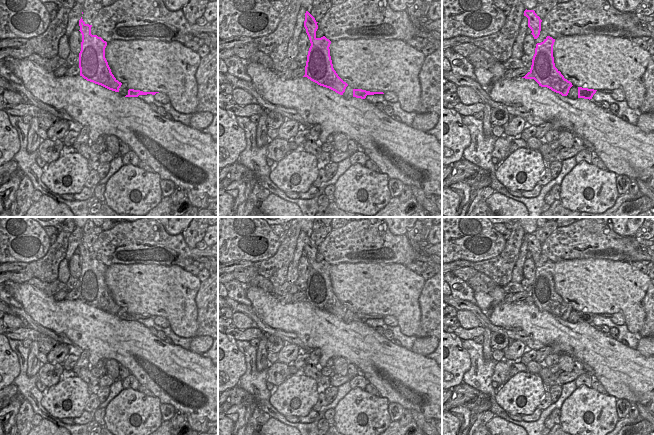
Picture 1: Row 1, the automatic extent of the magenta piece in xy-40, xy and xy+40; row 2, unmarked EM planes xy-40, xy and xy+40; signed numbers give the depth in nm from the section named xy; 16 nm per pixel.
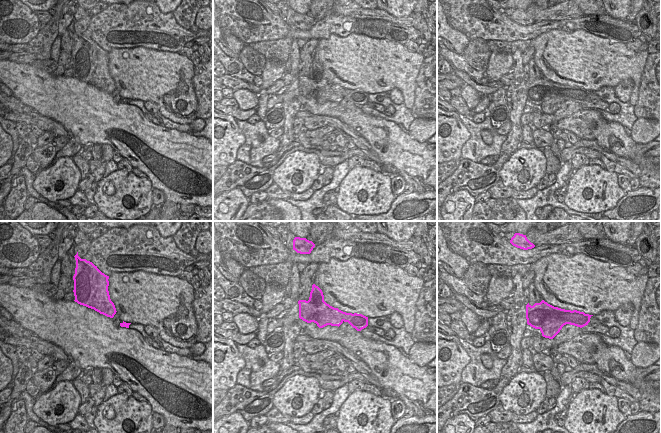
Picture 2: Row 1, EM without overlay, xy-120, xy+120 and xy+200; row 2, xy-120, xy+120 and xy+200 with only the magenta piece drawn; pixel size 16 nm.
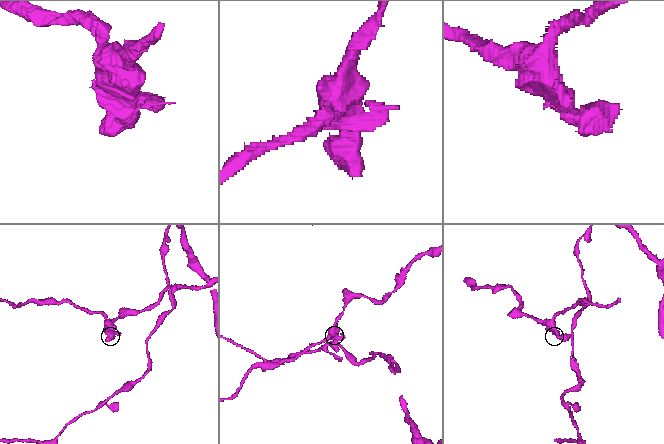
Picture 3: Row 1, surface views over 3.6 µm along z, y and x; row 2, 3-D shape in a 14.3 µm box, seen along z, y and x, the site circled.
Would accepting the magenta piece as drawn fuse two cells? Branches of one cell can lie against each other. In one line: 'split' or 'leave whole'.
split

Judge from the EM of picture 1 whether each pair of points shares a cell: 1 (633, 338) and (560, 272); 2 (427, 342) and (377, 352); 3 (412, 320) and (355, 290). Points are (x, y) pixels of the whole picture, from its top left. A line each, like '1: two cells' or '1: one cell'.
1: two cells
2: two cells
3: one cell

